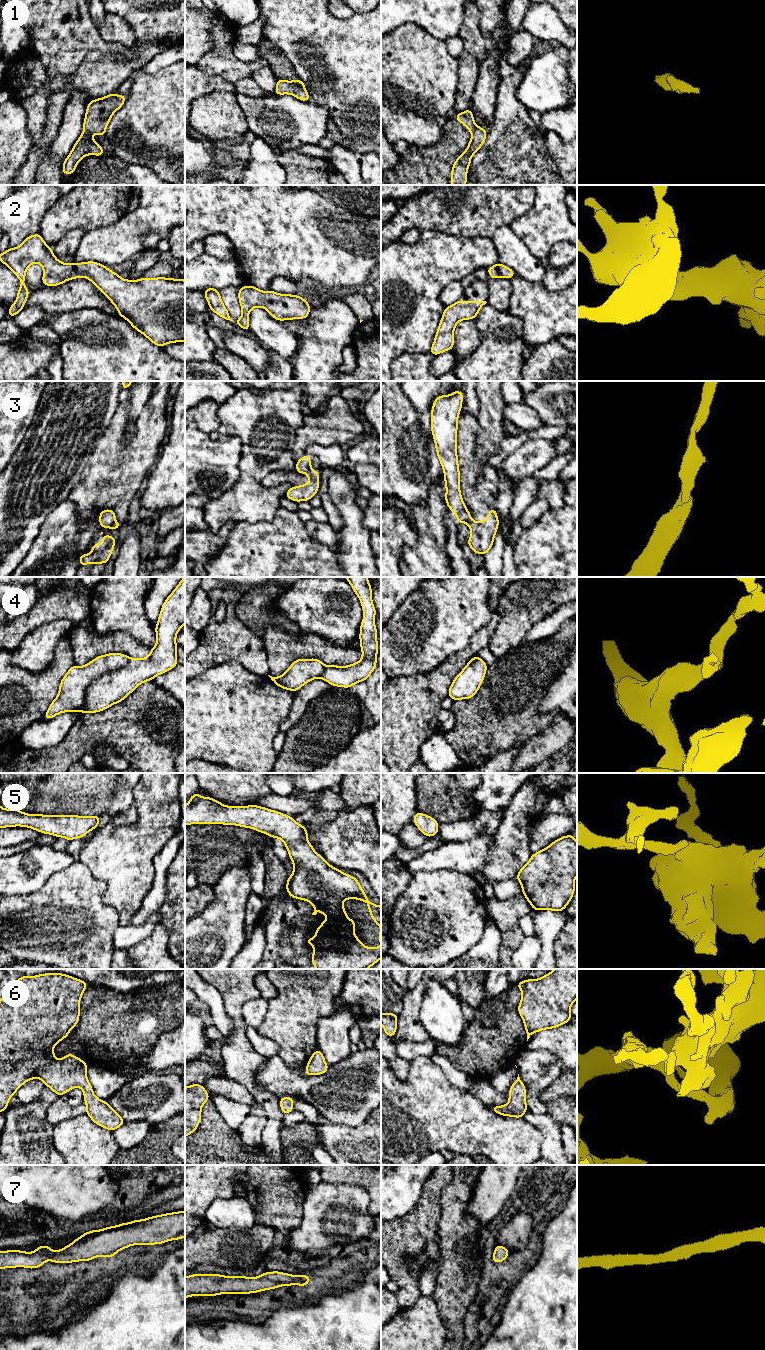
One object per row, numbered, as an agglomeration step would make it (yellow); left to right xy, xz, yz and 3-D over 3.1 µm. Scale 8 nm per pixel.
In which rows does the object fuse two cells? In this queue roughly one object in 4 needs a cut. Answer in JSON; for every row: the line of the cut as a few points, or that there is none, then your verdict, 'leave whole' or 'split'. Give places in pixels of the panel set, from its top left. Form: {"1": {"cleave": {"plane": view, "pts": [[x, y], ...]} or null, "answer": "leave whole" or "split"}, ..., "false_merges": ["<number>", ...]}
{"1": {"cleave": {"plane": "xz", "pts": [[289, 81], [304, 88]]}, "answer": "split"}, "2": {"cleave": null, "answer": "leave whole"}, "3": {"cleave": {"plane": "xy", "pts": [[115, 521], [109, 526]]}, "answer": "split"}, "4": {"cleave": {"plane": "xy", "pts": [[129, 658], [90, 683], [85, 702], [78, 710]]}, "answer": "split"}, "5": {"cleave": null, "answer": "leave whole"}, "6": {"cleave": null, "answer": "leave whole"}, "7": {"cleave": null, "answer": "leave whole"}, "false_merges": ["1", "3", "4"]}

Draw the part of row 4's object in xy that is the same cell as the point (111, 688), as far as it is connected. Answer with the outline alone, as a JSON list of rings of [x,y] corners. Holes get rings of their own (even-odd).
[[[185,577],[162,605],[155,627],[156,645],[146,658],[129,658],[121,668],[90,683],[81,713],[101,712],[124,700],[141,683],[153,680],[177,664],[176,636],[185,624]]]

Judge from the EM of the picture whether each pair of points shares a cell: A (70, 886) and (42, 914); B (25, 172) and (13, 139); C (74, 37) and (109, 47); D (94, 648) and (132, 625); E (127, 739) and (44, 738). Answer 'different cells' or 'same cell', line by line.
A: same cell
B: different cells
C: same cell
D: different cells
E: different cells

